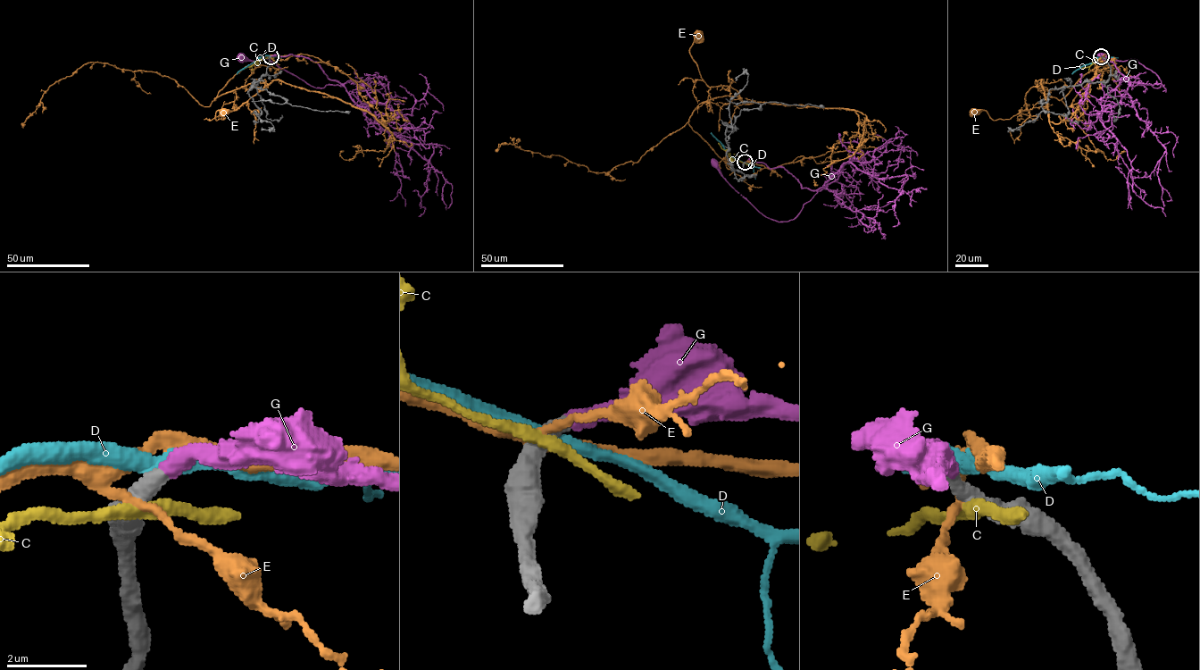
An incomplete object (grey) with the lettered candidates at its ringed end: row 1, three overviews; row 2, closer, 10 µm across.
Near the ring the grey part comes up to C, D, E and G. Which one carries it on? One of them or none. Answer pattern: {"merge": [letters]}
{"merge": ["G"]}

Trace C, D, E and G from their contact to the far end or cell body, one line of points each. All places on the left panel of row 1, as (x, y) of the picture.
C: (270, 57), (245, 68)
D: (270, 56), (258, 57), (237, 73)
E: (270, 57), (249, 64), (219, 92), (215, 100), (265, 81), (224, 120), (215, 120), (217, 111), (224, 113)
G: (270, 56), (291, 54), (309, 58), (328, 78), (343, 85), (315, 87), (269, 59), (246, 61), (240, 58)

